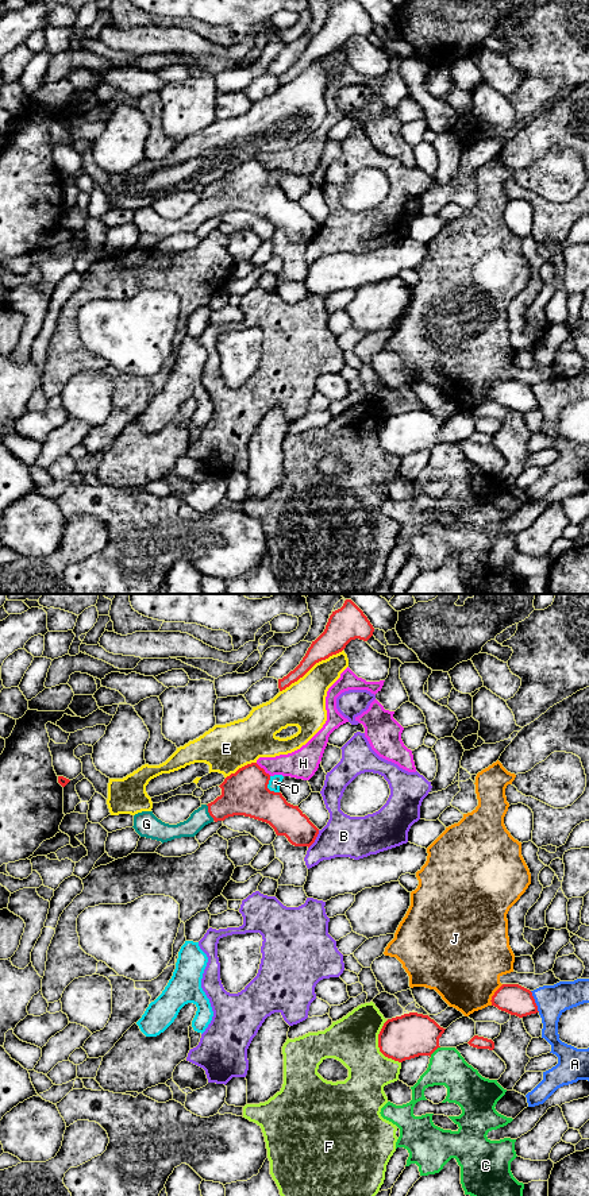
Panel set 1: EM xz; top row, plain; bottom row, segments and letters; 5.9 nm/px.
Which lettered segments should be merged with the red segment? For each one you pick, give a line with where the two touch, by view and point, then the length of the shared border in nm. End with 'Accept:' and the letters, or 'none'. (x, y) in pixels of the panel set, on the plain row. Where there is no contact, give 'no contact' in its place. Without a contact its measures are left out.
G: meets red in xz at (210, 208); contact 110 nm long
Accept: G

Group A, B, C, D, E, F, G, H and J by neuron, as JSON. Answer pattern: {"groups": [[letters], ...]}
{"groups": [["A"], ["B"], ["C"], ["D"], ["E"], ["F"], ["G"], ["H"], ["J"]]}

